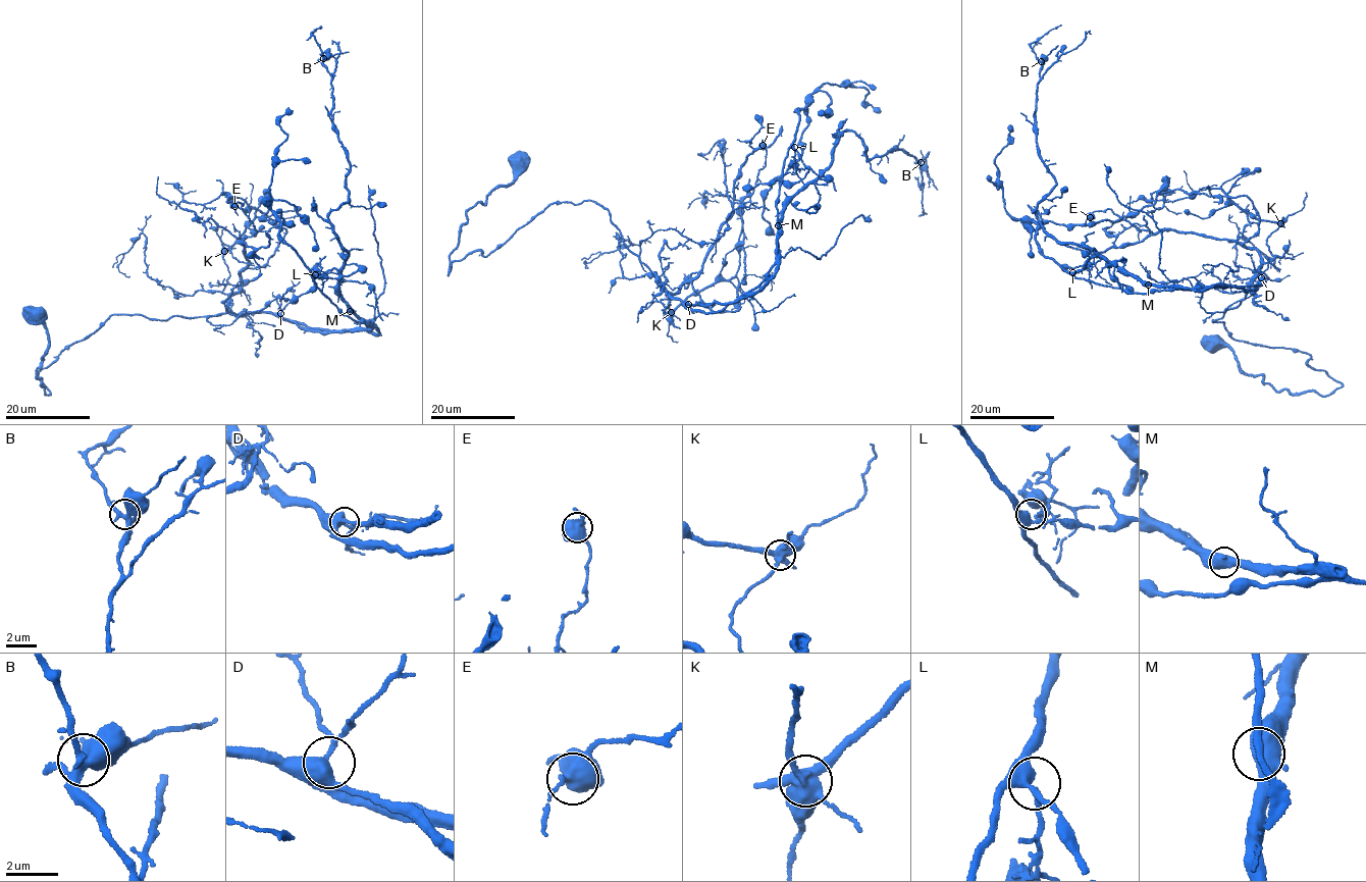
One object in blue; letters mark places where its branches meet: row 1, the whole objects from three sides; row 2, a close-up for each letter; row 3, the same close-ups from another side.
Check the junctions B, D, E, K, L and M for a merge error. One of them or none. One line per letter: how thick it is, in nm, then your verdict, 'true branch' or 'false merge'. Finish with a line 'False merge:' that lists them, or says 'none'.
B: calibre 320 nm; true branch
D: calibre 500 nm; true branch
E: calibre 550 nm; true branch
K: calibre 550 nm; true branch
L: calibre 400 nm; true branch
M: calibre 500 nm; true branch
False merge: none

